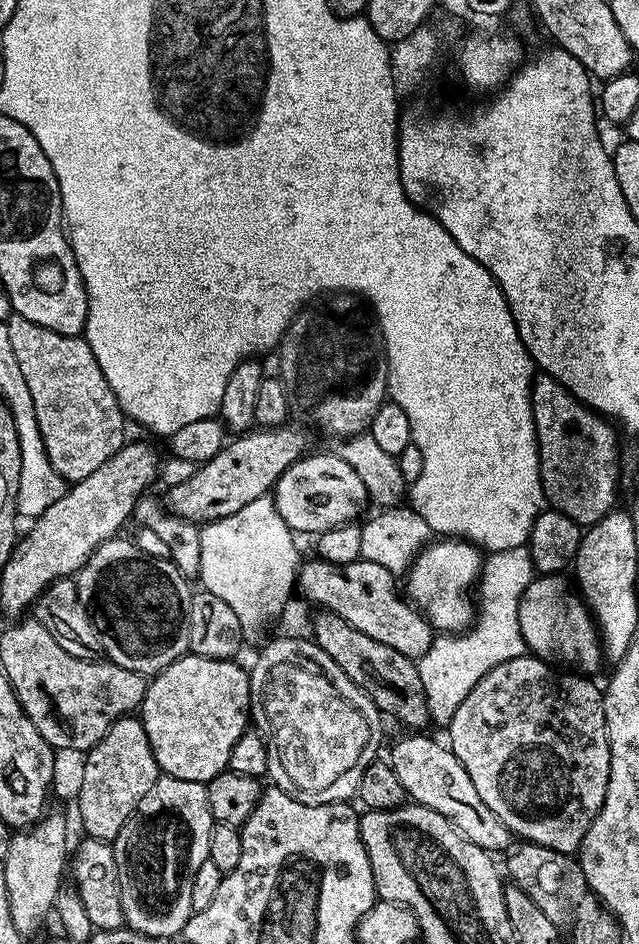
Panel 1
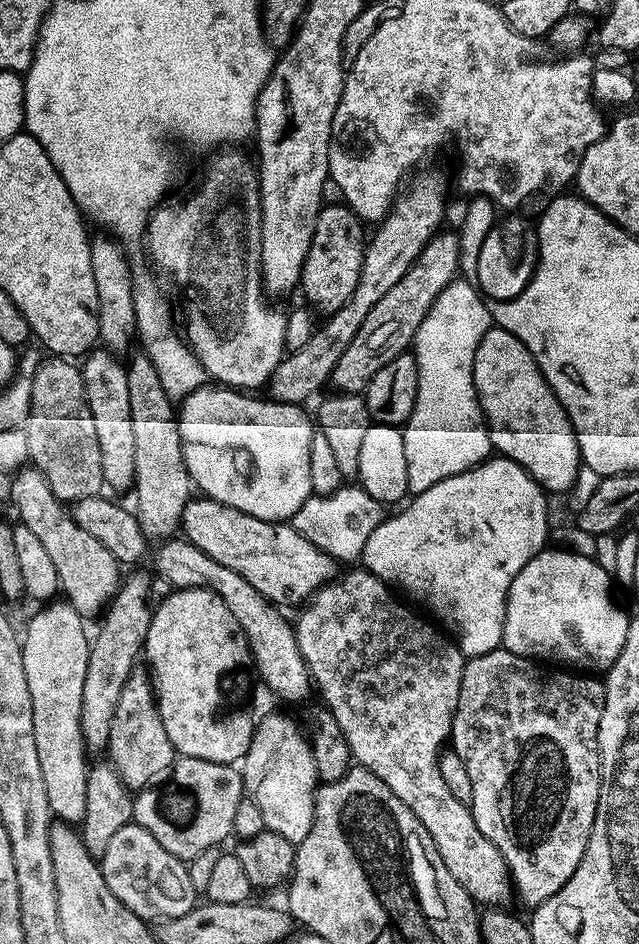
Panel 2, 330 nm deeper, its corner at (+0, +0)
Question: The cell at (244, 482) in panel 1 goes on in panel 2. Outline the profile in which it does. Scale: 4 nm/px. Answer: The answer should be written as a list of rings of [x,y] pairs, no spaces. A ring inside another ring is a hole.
[[[441,230],[432,237],[432,241],[418,254],[418,258],[398,278],[398,283],[378,302],[374,302],[374,310],[366,314],[366,322],[362,322],[358,334],[354,334],[354,342],[346,347],[345,353],[334,366],[330,379],[331,387],[337,393],[363,393],[368,384],[394,358],[409,351],[415,341],[418,326],[426,318],[430,306],[438,298],[438,294],[451,280],[457,279],[456,272],[462,268],[460,261],[460,238],[455,231]]]

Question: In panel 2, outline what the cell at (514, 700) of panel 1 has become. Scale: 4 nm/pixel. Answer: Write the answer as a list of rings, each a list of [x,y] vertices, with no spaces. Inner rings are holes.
[[[503,646],[495,652],[487,652],[481,656],[471,657],[465,663],[462,674],[462,690],[458,690],[458,706],[452,719],[452,735],[450,737],[451,751],[466,762],[466,771],[470,773],[472,787],[471,810],[474,822],[494,846],[502,854],[509,872],[512,873],[512,887],[515,899],[529,904],[529,909],[535,910],[539,904],[546,902],[574,874],[578,862],[582,862],[582,854],[586,854],[586,842],[590,842],[590,834],[594,830],[594,818],[598,810],[600,797],[600,751],[598,750],[598,726],[602,722],[604,709],[604,685],[599,679],[588,674],[577,674],[572,670],[557,670],[552,666],[541,666],[537,661],[529,660],[526,656],[519,656],[507,652]]]

